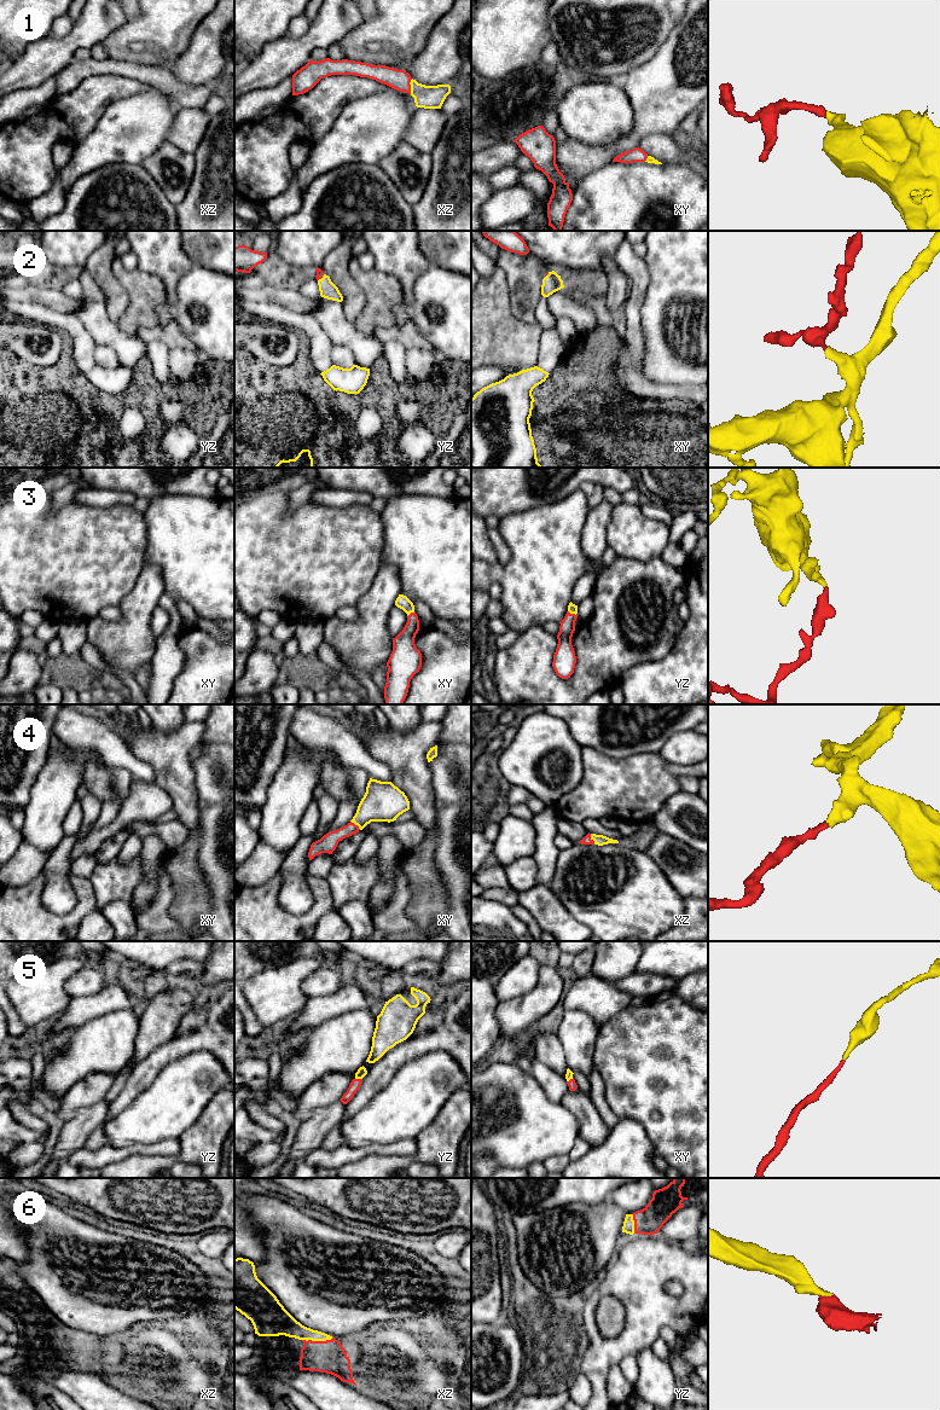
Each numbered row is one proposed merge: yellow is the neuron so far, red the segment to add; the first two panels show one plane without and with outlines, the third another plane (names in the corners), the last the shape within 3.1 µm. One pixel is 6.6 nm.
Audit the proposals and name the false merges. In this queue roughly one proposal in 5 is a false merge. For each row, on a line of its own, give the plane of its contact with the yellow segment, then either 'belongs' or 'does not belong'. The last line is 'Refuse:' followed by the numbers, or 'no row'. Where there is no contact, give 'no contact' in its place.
1: contact in xz; belongs
2: contact in yz; belongs
3: contact in yz; belongs
4: contact in xz; belongs
5: contact in yz; belongs
6: contact in xz; belongs
Refuse: no row

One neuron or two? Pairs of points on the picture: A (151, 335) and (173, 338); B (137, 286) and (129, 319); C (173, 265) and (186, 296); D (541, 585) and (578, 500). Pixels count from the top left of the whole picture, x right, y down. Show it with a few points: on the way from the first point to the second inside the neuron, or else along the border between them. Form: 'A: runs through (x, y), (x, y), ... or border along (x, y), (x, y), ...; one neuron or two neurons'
A: runs through (156, 335), (168, 335); one neuron
B: runs through (137, 295), (137, 311); one neuron
C: border along (195, 263), (179, 280), (177, 303), (173, 307); two neurons
D: runs through (545, 564), (546, 543), (563, 521); one neuron

